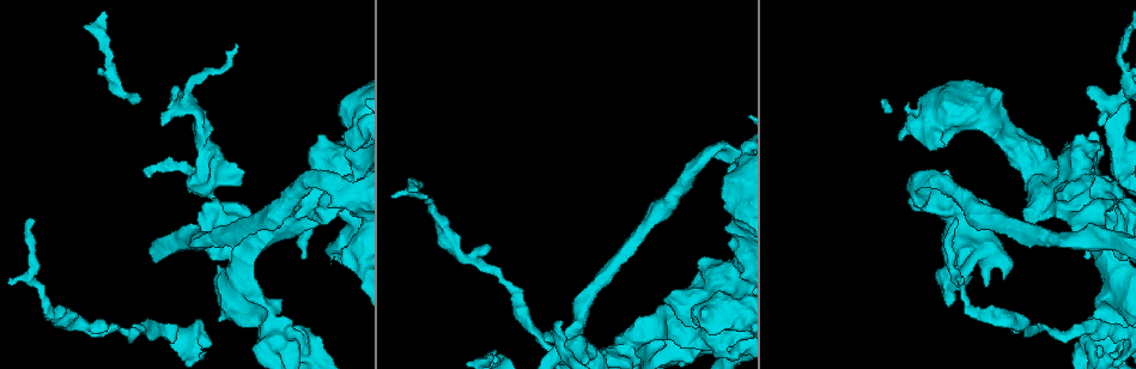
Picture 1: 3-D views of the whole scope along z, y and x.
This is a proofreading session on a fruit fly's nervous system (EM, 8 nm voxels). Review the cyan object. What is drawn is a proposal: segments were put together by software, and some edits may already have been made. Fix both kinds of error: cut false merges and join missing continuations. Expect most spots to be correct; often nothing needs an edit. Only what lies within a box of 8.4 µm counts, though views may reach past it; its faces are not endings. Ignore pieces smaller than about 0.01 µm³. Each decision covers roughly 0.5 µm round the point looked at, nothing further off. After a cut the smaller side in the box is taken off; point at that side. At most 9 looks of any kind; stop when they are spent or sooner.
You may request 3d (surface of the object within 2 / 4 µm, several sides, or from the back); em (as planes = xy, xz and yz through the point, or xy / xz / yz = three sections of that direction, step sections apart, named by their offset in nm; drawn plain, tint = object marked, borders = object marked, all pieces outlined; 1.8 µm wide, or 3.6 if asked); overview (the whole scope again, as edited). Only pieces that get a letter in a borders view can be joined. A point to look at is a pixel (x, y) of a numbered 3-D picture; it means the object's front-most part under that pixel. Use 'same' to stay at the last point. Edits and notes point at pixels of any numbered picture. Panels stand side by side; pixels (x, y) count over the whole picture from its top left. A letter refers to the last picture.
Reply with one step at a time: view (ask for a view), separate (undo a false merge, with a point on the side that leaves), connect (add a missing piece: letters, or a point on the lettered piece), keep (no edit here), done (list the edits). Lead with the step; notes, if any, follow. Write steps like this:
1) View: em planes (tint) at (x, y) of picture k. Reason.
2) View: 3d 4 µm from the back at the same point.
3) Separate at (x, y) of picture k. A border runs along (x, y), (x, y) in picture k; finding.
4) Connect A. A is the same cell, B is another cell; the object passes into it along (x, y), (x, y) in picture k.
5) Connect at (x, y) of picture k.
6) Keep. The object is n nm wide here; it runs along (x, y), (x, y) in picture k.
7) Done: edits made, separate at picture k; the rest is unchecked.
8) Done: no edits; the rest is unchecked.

View: em 3.6 µm xy step 16 (tint) at (735, 311) of picture 1. Sudden change in width.

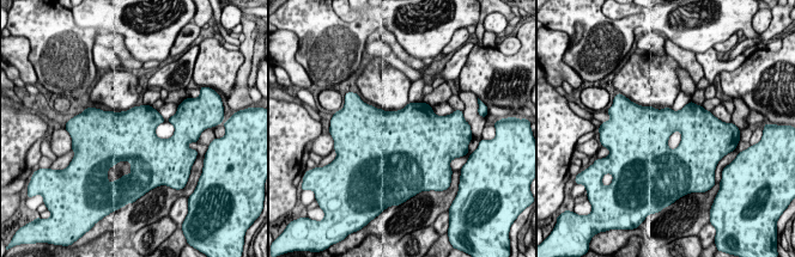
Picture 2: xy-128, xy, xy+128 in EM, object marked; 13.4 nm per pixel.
View: em 3.6 µm planes (tint) at the same point.

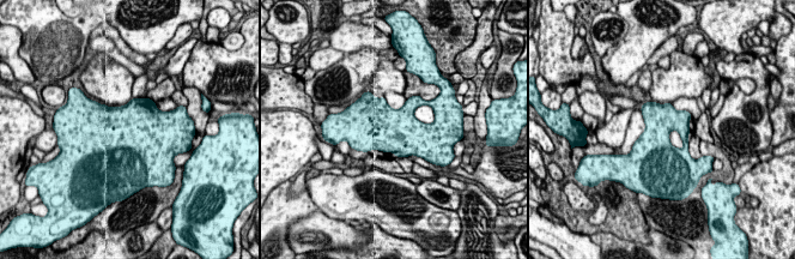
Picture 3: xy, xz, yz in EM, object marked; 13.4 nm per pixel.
View: em 3.6 µm planes (borders) at the same point.

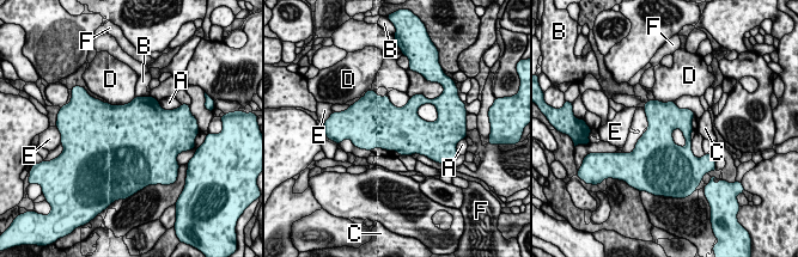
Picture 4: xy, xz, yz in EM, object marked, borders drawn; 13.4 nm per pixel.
Keep. The longest contact is with D, 400 nm; A, B, C, D, E and F are other cells; a border runs along (135, 97), (123, 104), (108, 103) in picture 4; continuous, no second cell.

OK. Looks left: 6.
View: em xy step 16 (borders) at (243, 255) of picture 1. Abrupt turn.

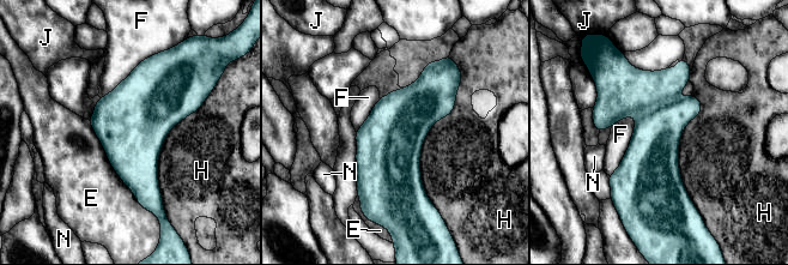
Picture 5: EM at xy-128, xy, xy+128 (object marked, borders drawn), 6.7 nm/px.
Keep. E, F, H, J and N are other cells; a border runs along (461, 79), (422, 148), (434, 205) in picture 5; all the same cell.

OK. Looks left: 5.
View: em 3.6 µm planes (tint) at (475, 258) of picture 1. Branch point.

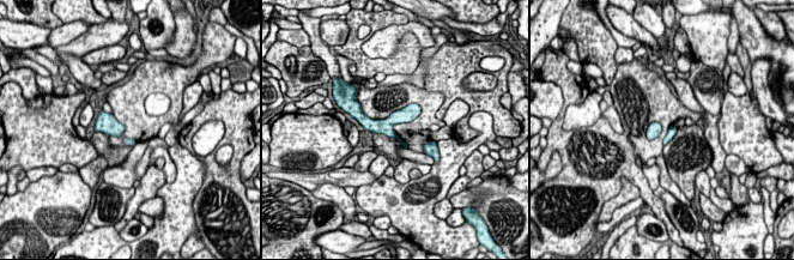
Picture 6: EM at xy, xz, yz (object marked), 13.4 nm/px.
View: em 3.6 µm planes (borders) at the same point.

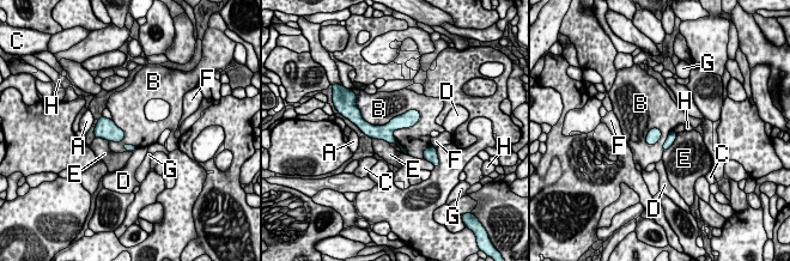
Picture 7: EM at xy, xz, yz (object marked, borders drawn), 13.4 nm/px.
Keep. A, B, C, D, E, F, G and H are other cells; continuous, no second cell.

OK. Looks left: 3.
View: em yz step 16 (tint) at (416, 189) of picture 1. End of a long branch.

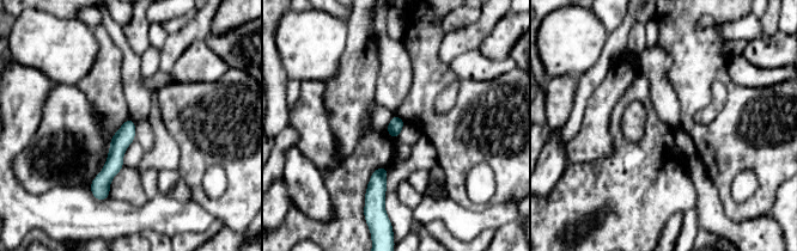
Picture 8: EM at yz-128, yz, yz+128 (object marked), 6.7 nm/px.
View: em planes (tint) at the same point.

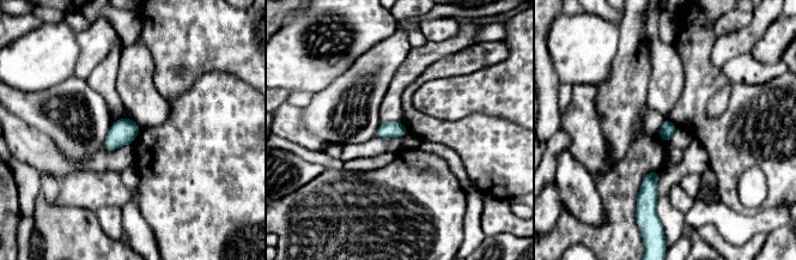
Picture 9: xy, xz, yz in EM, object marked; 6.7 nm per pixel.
View: em planes (borders) at the same point.

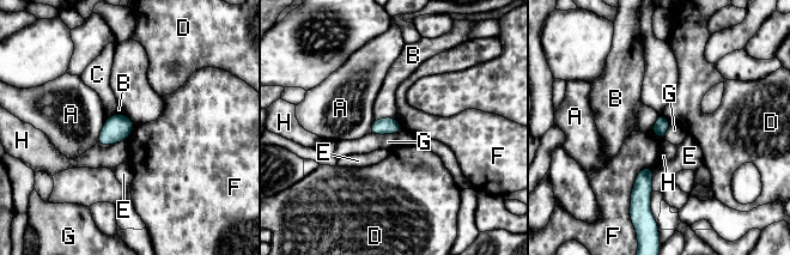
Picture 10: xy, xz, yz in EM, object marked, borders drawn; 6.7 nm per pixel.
Keep. A, B, C, D, E, F, G and H are other cells; a border runs along (402, 129), (395, 133), (371, 134) in picture 10; no lettered piece goes on from it.

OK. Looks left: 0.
Done: no edits; the rest is unchecked.

